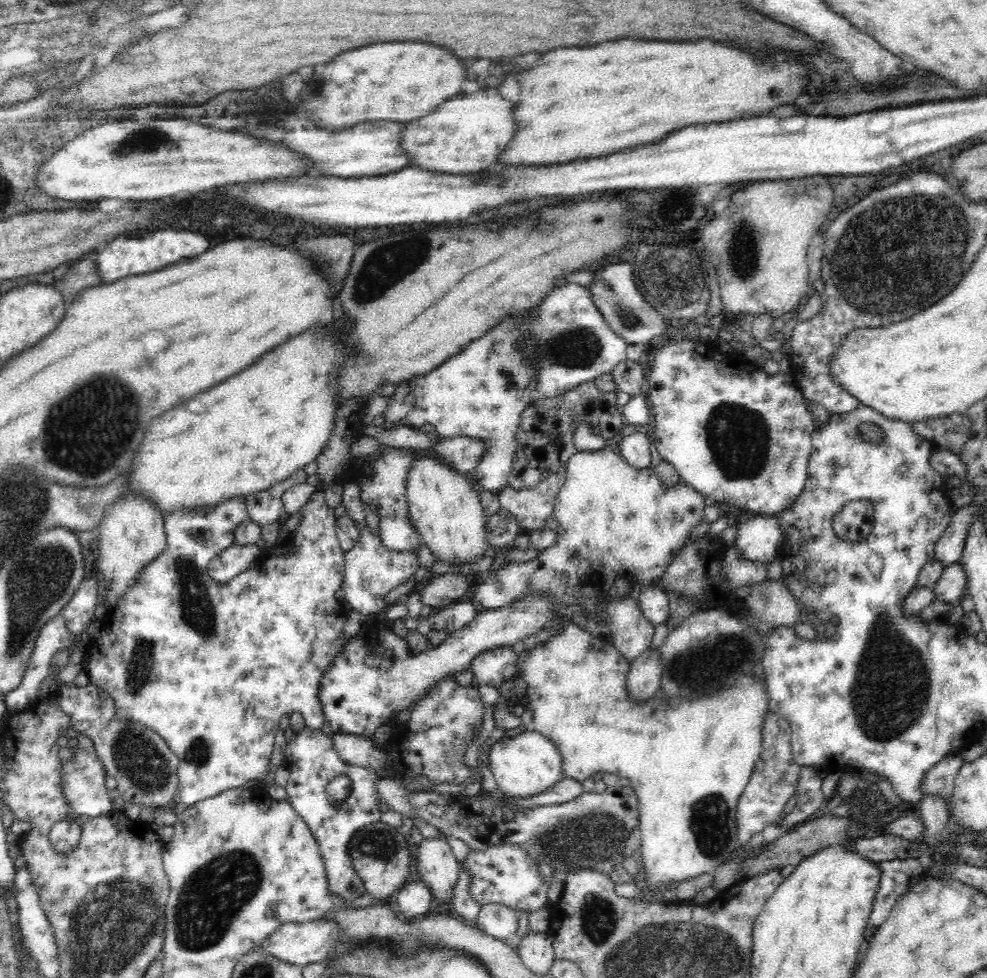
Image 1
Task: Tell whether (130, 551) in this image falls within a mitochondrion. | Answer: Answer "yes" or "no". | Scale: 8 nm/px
no

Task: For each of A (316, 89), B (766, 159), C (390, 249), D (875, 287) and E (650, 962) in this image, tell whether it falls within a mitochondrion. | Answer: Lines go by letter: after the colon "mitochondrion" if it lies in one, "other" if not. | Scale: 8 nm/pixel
A: mitochondrion
B: other
C: mitochondrion
D: mitochondrion
E: mitochondrion

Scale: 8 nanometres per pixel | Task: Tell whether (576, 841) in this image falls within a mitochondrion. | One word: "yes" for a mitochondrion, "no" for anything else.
yes

